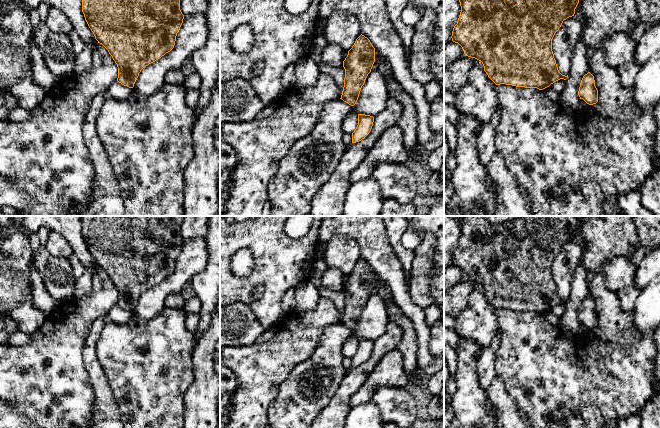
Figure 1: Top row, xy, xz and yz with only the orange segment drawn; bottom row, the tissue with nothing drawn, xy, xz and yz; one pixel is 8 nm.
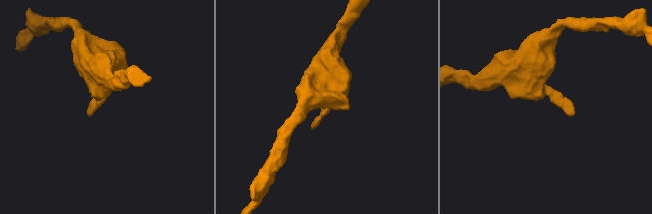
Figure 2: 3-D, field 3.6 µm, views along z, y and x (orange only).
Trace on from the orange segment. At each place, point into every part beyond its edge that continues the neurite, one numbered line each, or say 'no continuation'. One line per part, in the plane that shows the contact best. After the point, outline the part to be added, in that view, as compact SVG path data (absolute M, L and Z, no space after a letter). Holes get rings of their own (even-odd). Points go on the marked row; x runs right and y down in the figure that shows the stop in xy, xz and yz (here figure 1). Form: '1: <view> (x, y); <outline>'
no continuation

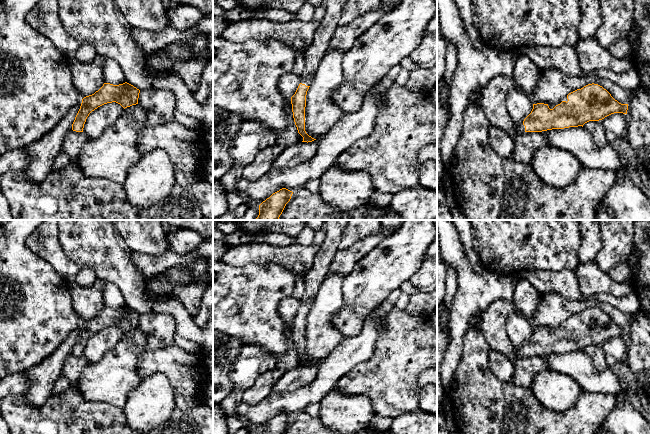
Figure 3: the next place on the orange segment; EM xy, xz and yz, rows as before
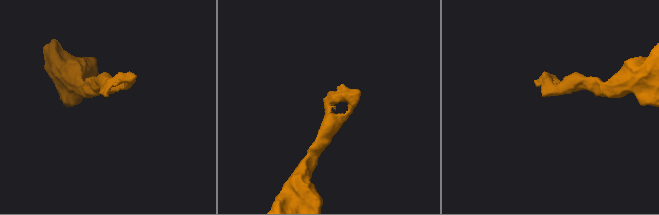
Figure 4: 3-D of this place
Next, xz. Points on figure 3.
1: xz (316, 50); M324 0L326 14L319 23L314 34L313 41L306 48L305 68L301 76L301 83L310 86L314 75L319 67L322 57L329 48L329 43L333 33L339 26L342 8L346 0Z

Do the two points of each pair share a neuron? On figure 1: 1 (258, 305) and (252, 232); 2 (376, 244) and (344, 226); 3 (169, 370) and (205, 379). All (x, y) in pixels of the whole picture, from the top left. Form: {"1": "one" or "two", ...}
{"1": "one", "2": "one", "3": "two"}

